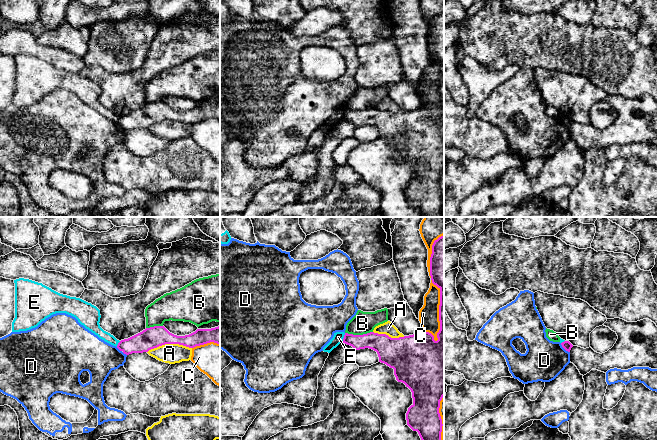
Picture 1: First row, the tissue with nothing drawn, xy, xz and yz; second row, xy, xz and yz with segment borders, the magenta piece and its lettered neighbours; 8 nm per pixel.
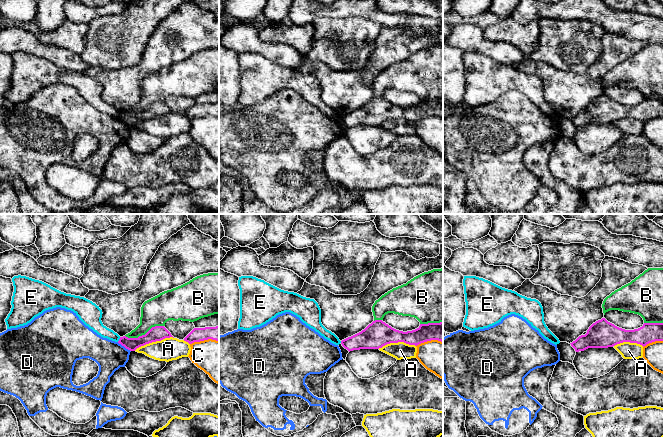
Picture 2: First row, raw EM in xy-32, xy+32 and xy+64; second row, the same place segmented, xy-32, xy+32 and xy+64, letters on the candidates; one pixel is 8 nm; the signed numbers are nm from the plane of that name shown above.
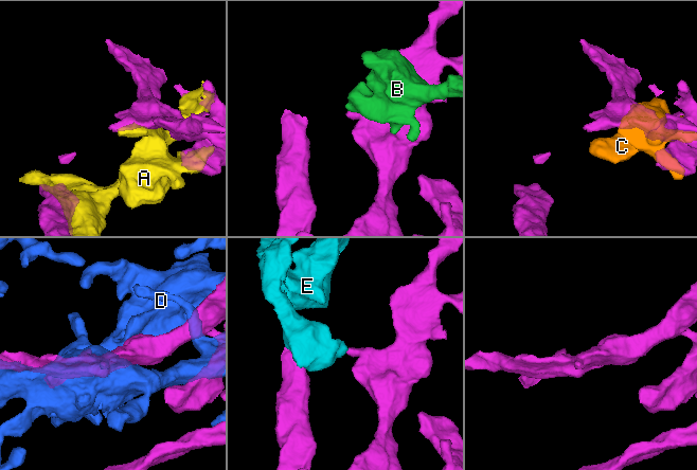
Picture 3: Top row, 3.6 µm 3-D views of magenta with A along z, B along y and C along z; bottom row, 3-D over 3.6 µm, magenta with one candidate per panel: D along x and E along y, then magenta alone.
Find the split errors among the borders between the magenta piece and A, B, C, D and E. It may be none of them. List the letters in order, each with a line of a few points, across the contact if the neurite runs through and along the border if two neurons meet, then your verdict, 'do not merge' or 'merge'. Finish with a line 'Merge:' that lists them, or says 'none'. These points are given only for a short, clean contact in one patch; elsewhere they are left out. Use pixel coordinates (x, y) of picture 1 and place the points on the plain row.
A: do not merge
B: do not merge
C: do not merge
D: do not merge
E: xz (345, 109), (341, 117) | do not merge
Merge: none

